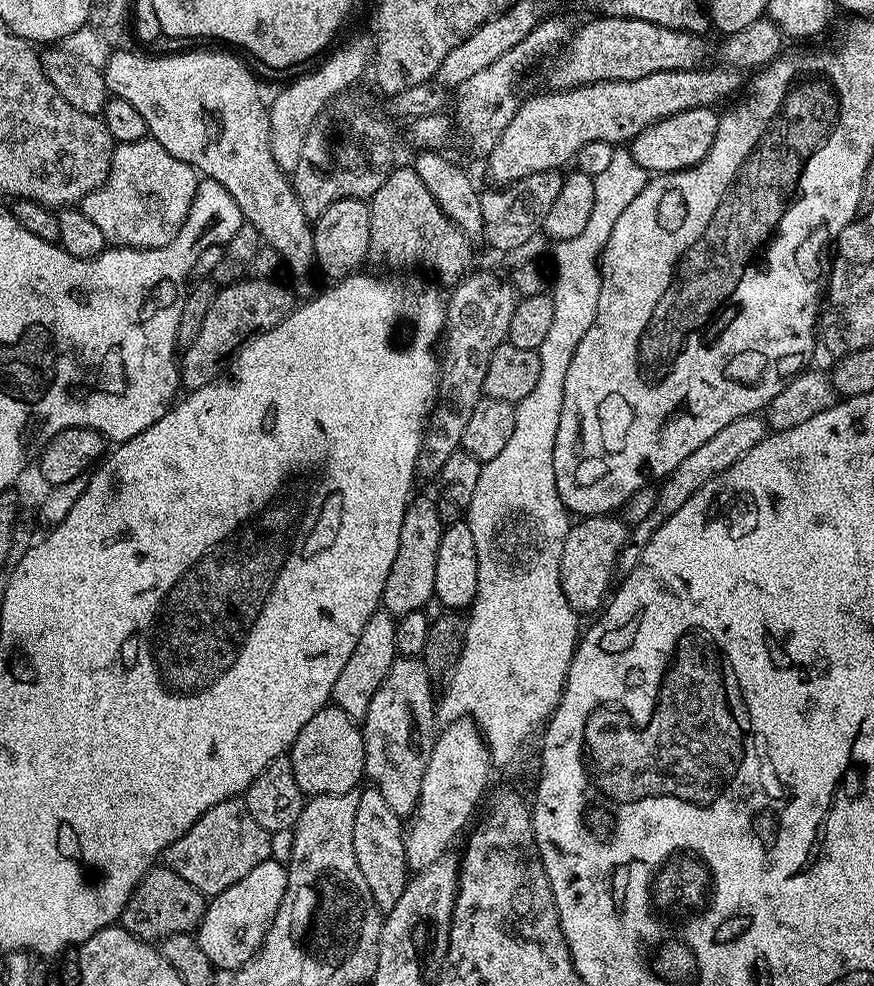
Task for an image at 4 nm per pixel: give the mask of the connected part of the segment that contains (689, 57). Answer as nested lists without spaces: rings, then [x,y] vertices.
[[[604,14],[596,19],[600,20],[582,25],[580,32],[573,31],[555,53],[556,61],[548,68],[549,89],[563,90],[607,80],[646,78],[646,74],[659,72],[687,72],[699,69],[708,56],[705,37],[695,32],[680,32],[635,16]]]

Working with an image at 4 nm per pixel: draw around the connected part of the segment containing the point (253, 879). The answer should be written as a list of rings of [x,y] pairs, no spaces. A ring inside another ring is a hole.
[[[269,858],[266,862],[254,866],[254,870],[246,874],[246,878],[234,882],[234,886],[207,901],[195,938],[217,969],[239,970],[259,953],[278,914],[278,906],[282,906],[287,885],[287,867],[281,861],[279,864],[276,858]]]

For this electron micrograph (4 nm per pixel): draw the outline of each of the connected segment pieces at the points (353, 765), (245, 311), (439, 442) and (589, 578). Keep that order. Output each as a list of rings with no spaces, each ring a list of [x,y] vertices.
[[[325,706],[302,726],[302,734],[292,744],[290,759],[294,766],[294,782],[303,790],[305,797],[325,796],[326,794],[346,794],[356,792],[361,787],[364,774],[364,734],[361,725],[346,714],[346,710],[335,706]]]
[[[245,278],[235,284],[225,284],[215,293],[198,338],[183,349],[178,360],[180,383],[185,389],[213,383],[225,371],[226,361],[235,357],[245,342],[260,332],[269,332],[288,317],[294,307],[292,292],[278,281],[276,278]]]
[[[469,271],[459,284],[451,289],[452,297],[447,297],[444,305],[444,330],[438,344],[438,392],[448,396],[448,401],[437,412],[430,416],[430,427],[427,429],[423,444],[420,445],[420,456],[416,459],[416,471],[421,477],[439,477],[442,466],[450,454],[461,447],[463,431],[470,419],[470,414],[482,398],[486,369],[490,366],[490,358],[494,358],[494,350],[505,343],[510,330],[510,317],[516,309],[518,293],[507,279],[495,276],[492,272]]]
[[[616,514],[585,516],[577,519],[566,534],[566,546],[562,546],[560,581],[566,602],[570,602],[570,606],[578,614],[596,614],[605,607],[606,597],[613,587],[612,575],[617,575],[618,572],[620,551],[630,540],[629,525],[618,517]]]

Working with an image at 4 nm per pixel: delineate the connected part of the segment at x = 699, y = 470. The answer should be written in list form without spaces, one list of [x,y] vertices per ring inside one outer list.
[[[760,414],[743,416],[730,422],[730,426],[722,426],[722,430],[718,430],[718,434],[714,434],[714,438],[710,438],[710,442],[702,442],[702,446],[698,446],[698,450],[694,450],[694,454],[682,458],[682,462],[678,462],[675,470],[659,485],[659,511],[667,514],[678,510],[678,506],[682,506],[682,502],[689,500],[702,486],[706,486],[706,482],[710,482],[710,478],[714,478],[722,470],[734,466],[734,462],[738,462],[738,458],[742,458],[742,454],[746,454],[754,446],[758,446],[758,442],[762,442],[765,435],[766,420]]]

